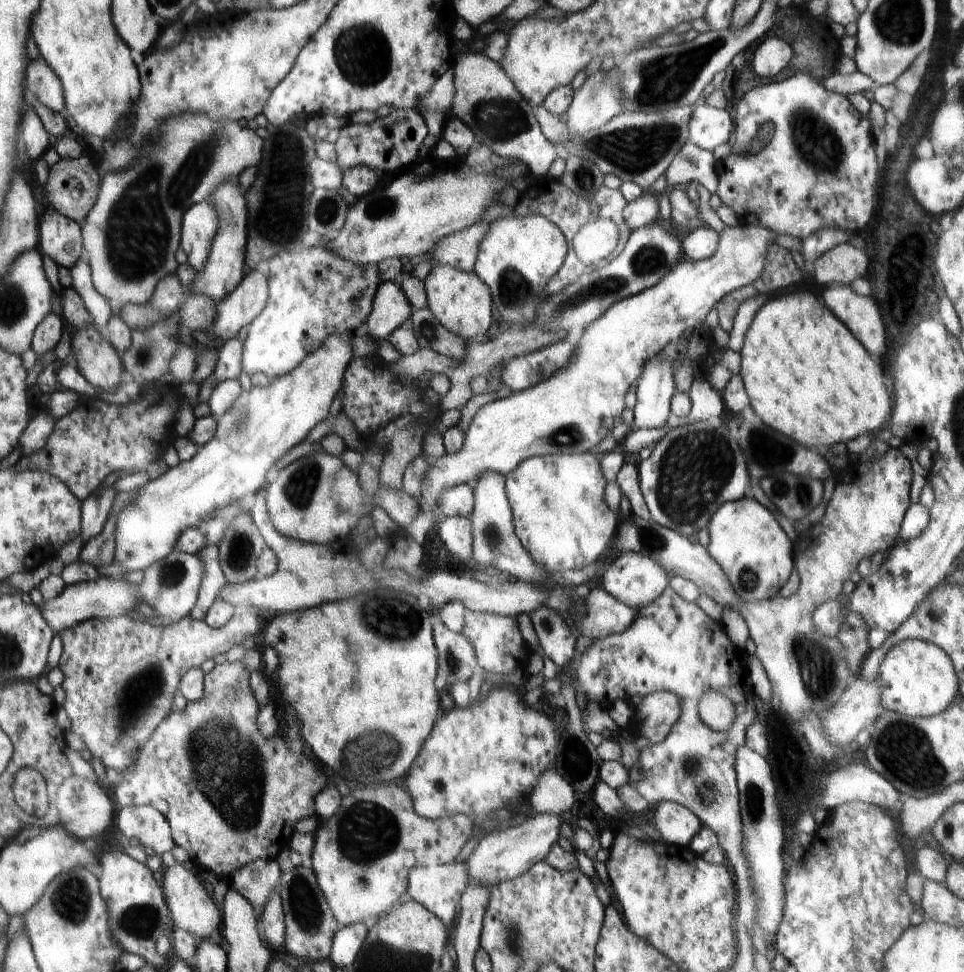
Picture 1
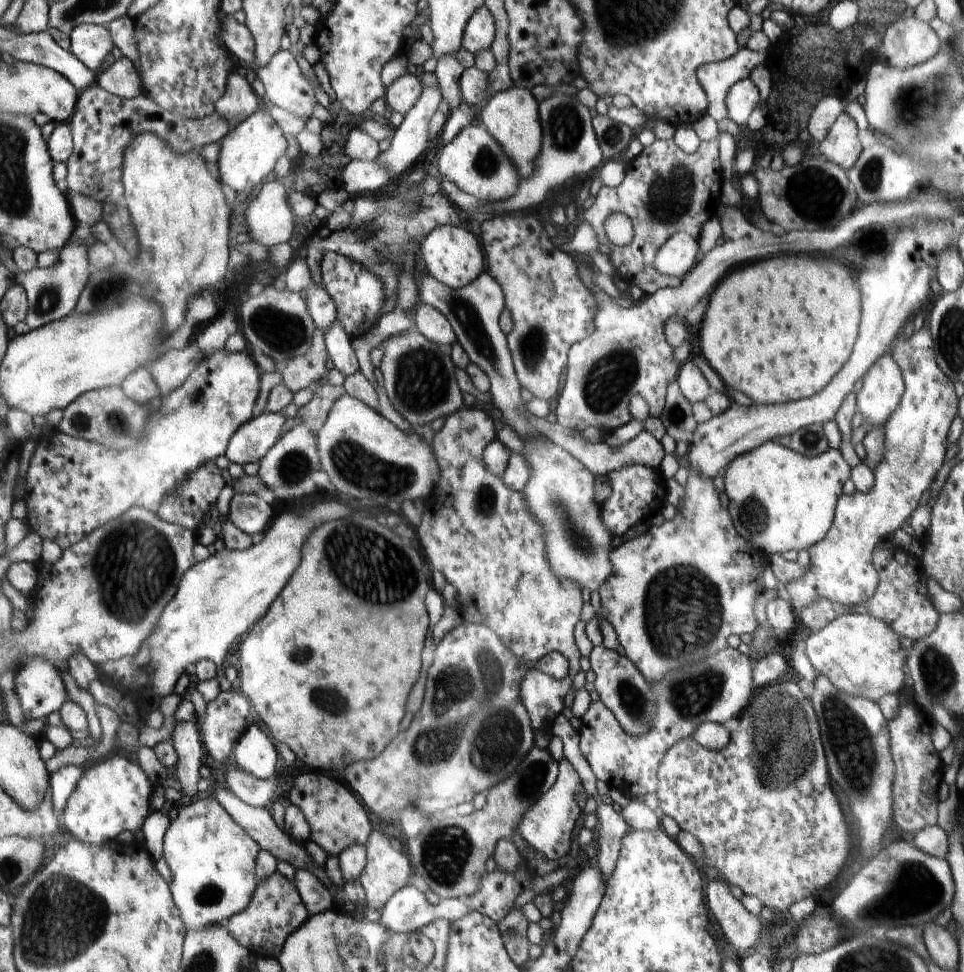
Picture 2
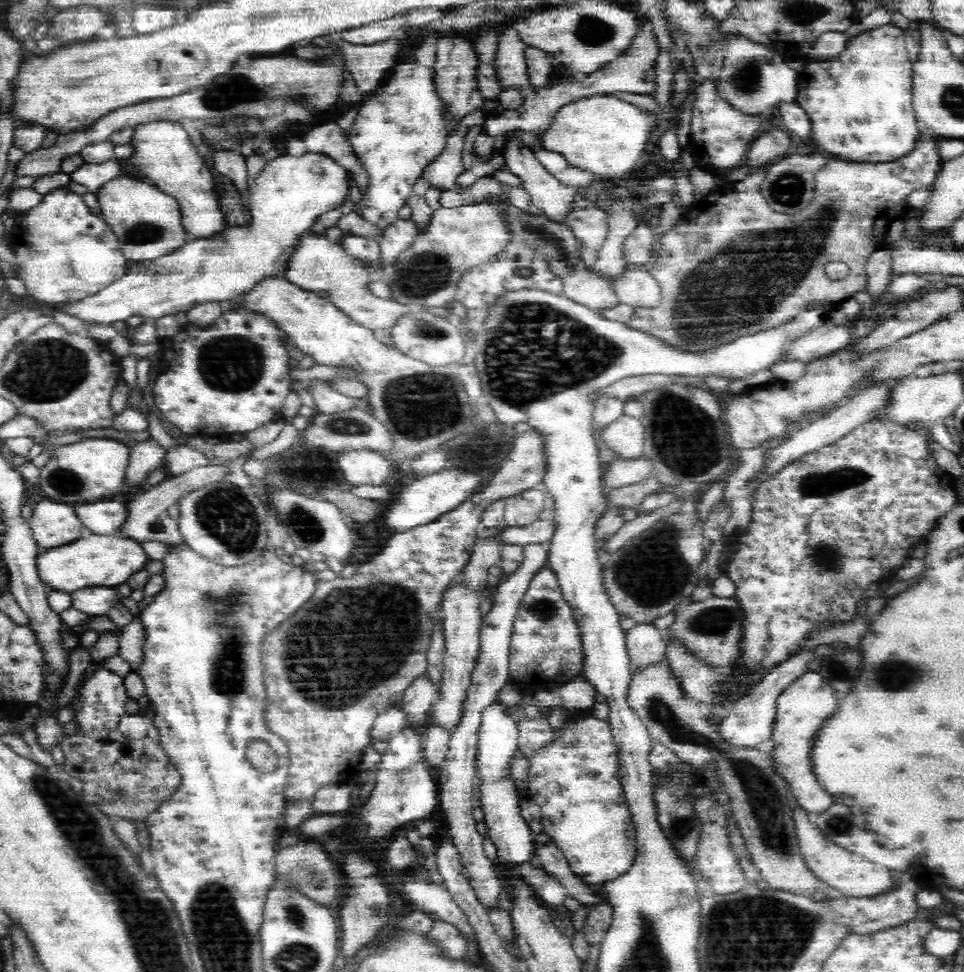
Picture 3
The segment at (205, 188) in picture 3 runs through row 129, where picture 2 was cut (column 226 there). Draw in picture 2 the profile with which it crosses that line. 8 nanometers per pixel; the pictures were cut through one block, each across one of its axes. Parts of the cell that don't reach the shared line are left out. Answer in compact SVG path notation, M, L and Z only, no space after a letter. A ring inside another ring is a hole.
M256 109L250 116L237 123L234 130L224 138L222 143L223 146L219 162L220 173L218 176L230 188L234 188L236 192L251 192L256 184L260 184L274 170L274 164L278 162L278 158L284 156L287 152L285 134L266 110Z

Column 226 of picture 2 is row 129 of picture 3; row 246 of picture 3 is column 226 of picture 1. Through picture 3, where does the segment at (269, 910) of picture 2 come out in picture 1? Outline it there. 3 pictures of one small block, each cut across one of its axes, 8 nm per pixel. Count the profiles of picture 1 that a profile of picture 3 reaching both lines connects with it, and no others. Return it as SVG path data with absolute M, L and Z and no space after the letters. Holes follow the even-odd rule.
M227 660L223 664L217 664L206 675L205 678L206 688L205 688L204 698L202 698L202 700L199 700L198 702L189 703L185 708L185 711L172 712L172 714L157 728L157 732L154 733L153 736L150 737L150 740L141 748L141 753L139 754L136 764L132 765L128 770L122 772L122 782L119 785L117 785L115 791L117 801L123 807L132 807L134 804L140 805L142 803L150 804L150 805L154 805L155 807L158 807L158 810L161 810L168 817L168 820L172 825L173 835L174 838L176 839L177 844L182 846L189 852L191 860L194 860L196 864L198 864L202 868L202 870L212 875L213 877L217 879L224 879L226 881L231 880L237 868L240 868L241 866L244 866L245 864L252 862L252 860L262 859L262 854L268 854L268 846L270 846L270 844L274 844L274 842L278 840L278 836L280 836L280 832L284 830L284 824L286 824L286 822L292 822L292 824L294 824L294 822L298 822L298 820L317 816L315 812L316 794L320 793L321 790L326 787L326 776L324 776L324 774L322 774L322 772L320 772L320 770L318 770L318 768L316 768L316 766L314 766L314 764L312 764L312 762L310 762L310 760L308 760L308 758L305 757L304 755L302 756L294 755L290 751L288 739L278 735L277 733L274 733L271 737L266 737L261 733L260 728L257 726L257 717L260 716L260 706L256 700L256 697L254 696L254 693L252 692L252 689L250 688L249 676L250 676L250 672L247 670L246 666L242 664L242 662L231 663L229 660Z

